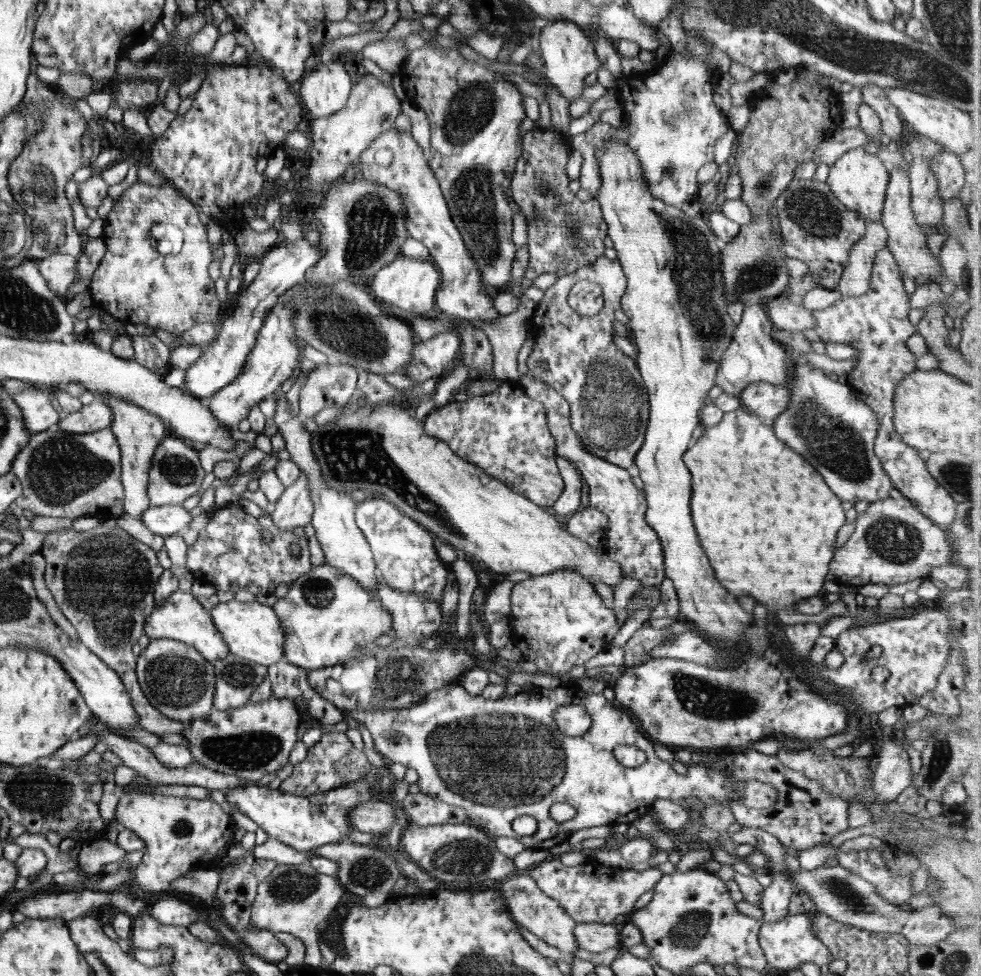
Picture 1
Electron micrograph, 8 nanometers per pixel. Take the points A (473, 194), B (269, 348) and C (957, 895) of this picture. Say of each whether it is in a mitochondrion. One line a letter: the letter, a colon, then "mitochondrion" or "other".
A: mitochondrion
B: other
C: other

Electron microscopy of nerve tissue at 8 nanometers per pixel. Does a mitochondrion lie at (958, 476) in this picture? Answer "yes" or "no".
yes

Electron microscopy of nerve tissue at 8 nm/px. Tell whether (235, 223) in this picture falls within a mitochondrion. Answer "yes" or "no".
no

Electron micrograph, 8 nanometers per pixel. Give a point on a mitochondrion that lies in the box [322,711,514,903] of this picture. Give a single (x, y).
(470, 859)

